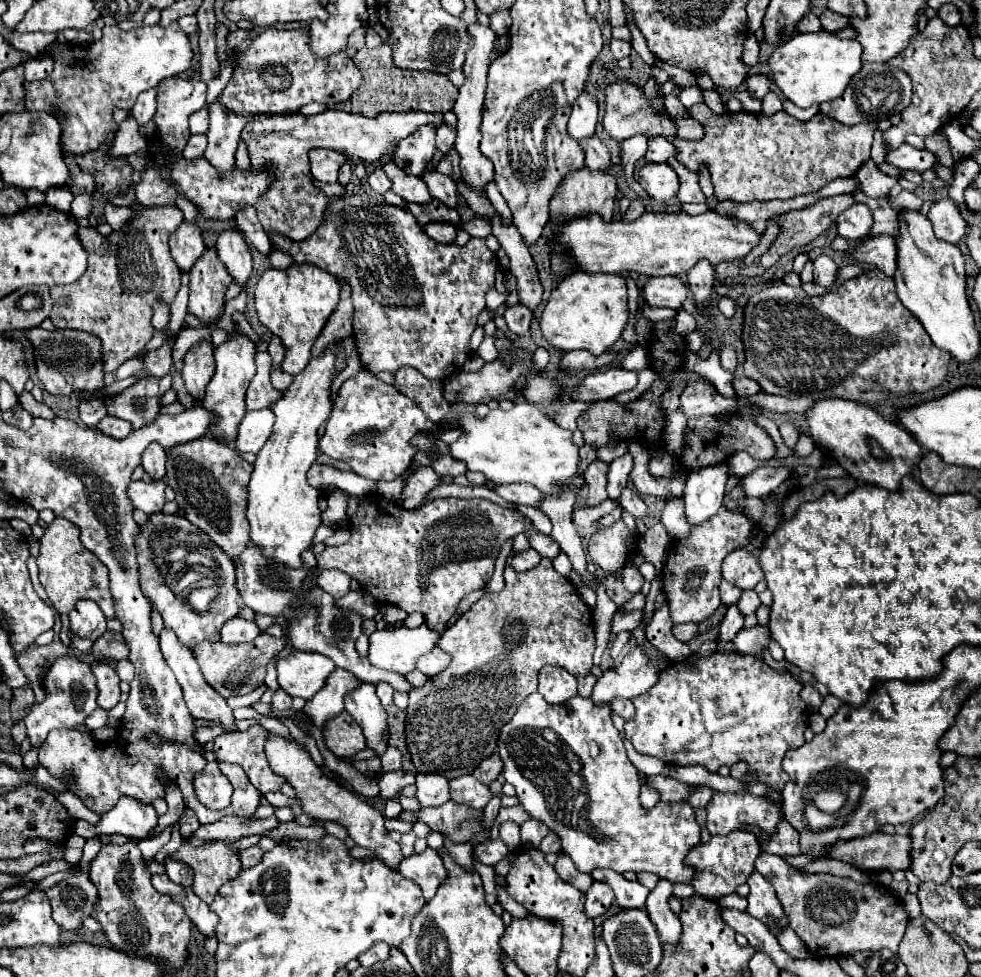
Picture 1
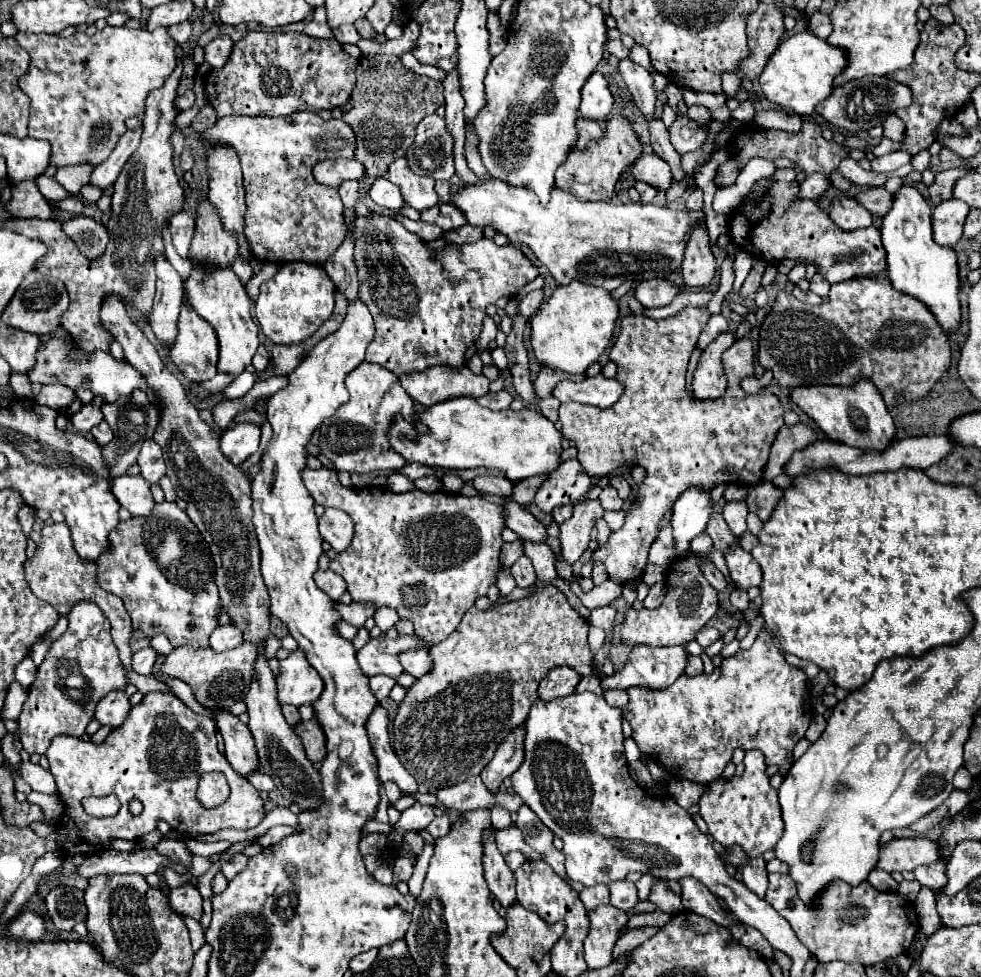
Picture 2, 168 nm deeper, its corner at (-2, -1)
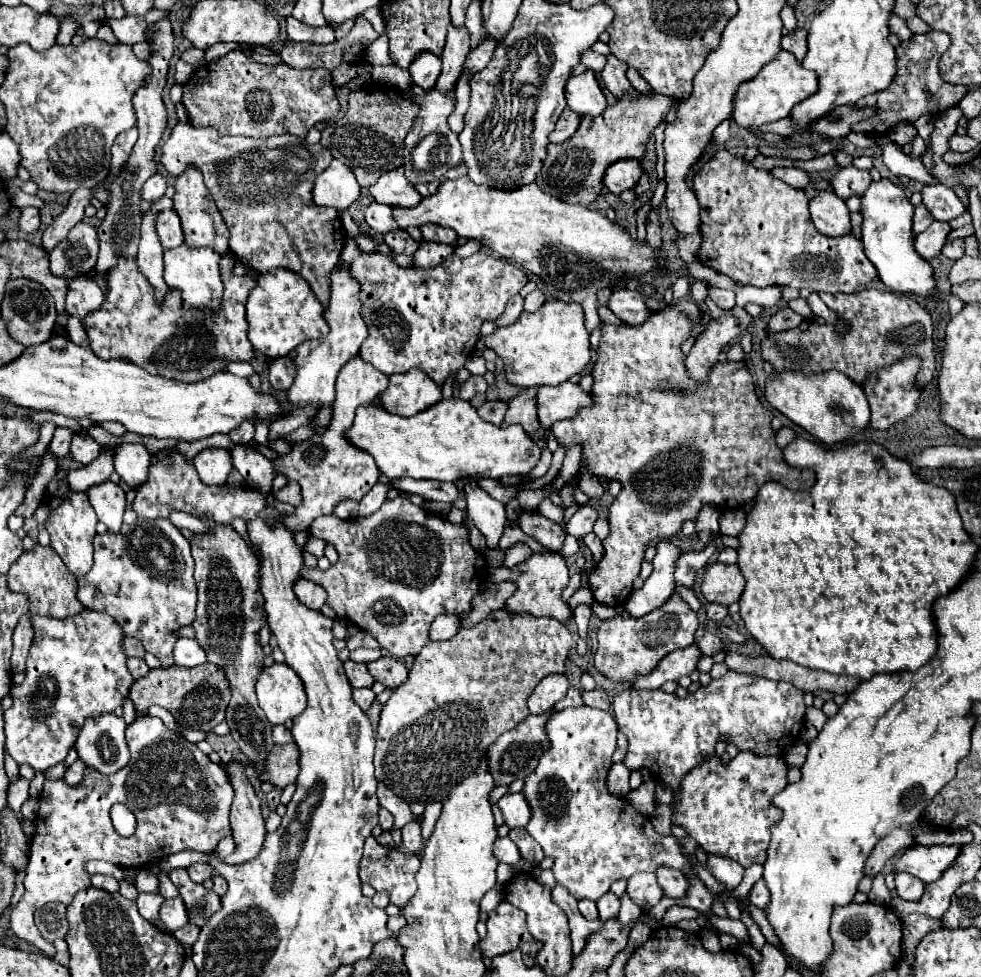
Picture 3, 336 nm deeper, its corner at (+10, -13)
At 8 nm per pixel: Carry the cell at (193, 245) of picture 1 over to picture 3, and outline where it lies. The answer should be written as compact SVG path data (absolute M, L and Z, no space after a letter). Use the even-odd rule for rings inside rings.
M163 210L157 216L157 234L165 250L173 250L183 244L183 230L175 210Z

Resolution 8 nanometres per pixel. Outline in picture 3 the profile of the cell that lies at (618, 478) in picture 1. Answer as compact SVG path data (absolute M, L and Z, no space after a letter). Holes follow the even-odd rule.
M585 504L567 522L567 532L573 534L573 536L577 536L577 538L581 538L581 536L593 532L593 526L595 526L597 518L599 518L597 508L591 506L591 504Z

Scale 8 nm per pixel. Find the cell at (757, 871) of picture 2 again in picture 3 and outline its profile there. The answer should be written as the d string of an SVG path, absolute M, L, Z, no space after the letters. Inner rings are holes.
M707 856L707 866L709 866L709 872L725 884L725 888L729 892L733 892L741 880L743 880L743 866L737 864L735 860L729 860L729 858L723 858L723 856Z

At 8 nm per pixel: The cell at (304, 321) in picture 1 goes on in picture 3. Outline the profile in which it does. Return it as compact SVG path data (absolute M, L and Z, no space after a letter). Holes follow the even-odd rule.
M283 268L259 276L259 282L247 300L247 322L249 342L265 356L287 356L301 342L321 338L329 332L327 320L323 318L323 306L315 298L307 280Z

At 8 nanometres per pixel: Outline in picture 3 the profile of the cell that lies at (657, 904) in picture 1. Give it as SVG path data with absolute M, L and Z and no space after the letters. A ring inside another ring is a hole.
M639 872L639 876L631 876L627 894L641 908L651 908L663 898L663 890L659 888L655 874L647 874L647 872Z

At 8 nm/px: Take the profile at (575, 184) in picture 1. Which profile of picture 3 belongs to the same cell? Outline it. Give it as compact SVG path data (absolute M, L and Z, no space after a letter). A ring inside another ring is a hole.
M653 94L651 98L641 96L639 100L631 100L625 96L615 106L605 108L603 114L581 118L579 132L575 132L575 136L571 136L567 144L549 144L543 172L535 182L539 184L539 188L543 188L543 192L557 196L563 202L573 202L581 206L593 204L603 190L605 170L617 160L639 160L645 152L649 134L665 118L673 104L675 102L663 94Z

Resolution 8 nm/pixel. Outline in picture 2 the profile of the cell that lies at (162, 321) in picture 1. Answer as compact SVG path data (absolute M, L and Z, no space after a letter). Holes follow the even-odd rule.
M165 254L153 258L157 270L157 292L153 300L151 328L159 342L169 348L177 336L177 318L183 304L183 280Z

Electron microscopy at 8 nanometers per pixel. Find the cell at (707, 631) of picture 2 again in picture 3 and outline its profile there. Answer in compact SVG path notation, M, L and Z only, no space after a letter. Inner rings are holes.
M705 634L703 638L699 638L697 642L697 648L701 650L701 654L705 654L705 656L713 656L713 654L717 654L719 650L723 650L723 640L717 636L717 634Z

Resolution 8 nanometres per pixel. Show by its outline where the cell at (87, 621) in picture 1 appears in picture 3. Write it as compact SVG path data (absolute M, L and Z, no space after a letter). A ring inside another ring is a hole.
M85 610L79 616L63 620L51 616L35 616L31 620L35 628L35 640L27 658L25 680L23 684L15 684L11 688L13 706L5 712L5 750L17 764L29 764L33 770L45 772L47 768L65 760L85 718L97 716L101 712L113 712L123 704L123 696L127 696L133 678L125 666L127 658L121 652L123 632L119 624L111 620L111 616Z

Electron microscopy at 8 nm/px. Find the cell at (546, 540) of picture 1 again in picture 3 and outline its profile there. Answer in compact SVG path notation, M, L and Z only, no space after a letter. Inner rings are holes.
M475 480L465 484L465 494L467 494L467 514L469 520L479 528L479 532L485 536L489 548L497 548L499 538L503 536L507 516L505 516L505 506L491 498L487 492L477 488Z

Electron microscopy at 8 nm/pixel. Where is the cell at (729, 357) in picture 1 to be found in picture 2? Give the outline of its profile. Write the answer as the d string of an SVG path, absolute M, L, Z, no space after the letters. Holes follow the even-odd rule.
M685 306L681 312L665 320L651 320L641 314L625 316L621 320L617 340L609 350L609 360L617 364L615 378L625 384L621 398L607 410L575 402L559 406L561 434L575 442L577 460L583 464L591 478L609 476L613 468L623 466L643 466L647 472L645 480L639 484L631 508L625 512L623 528L611 532L607 544L595 552L597 562L605 564L609 580L617 584L629 584L643 576L649 548L659 532L659 522L665 514L671 512L673 502L687 488L713 490L719 484L759 484L759 480L763 480L763 470L769 458L771 444L775 442L779 428L783 426L783 408L775 394L771 394L769 390L747 394L741 388L741 380L755 374L755 352L751 340L747 338L743 338L743 342L735 342L723 354L727 390L719 400L695 400L695 396L685 390L685 374L691 350L697 346L702 327L706 326L711 315L707 306Z

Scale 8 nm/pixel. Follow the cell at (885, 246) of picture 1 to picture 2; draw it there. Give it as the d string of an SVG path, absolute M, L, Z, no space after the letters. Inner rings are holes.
M793 168L775 170L765 196L755 202L741 202L741 206L729 216L731 242L767 264L779 264L783 260L815 264L817 272L831 284L883 272L885 248L881 244L879 228L869 226L855 232L843 232L815 200L801 200L797 196L799 182L795 176L797 174Z

